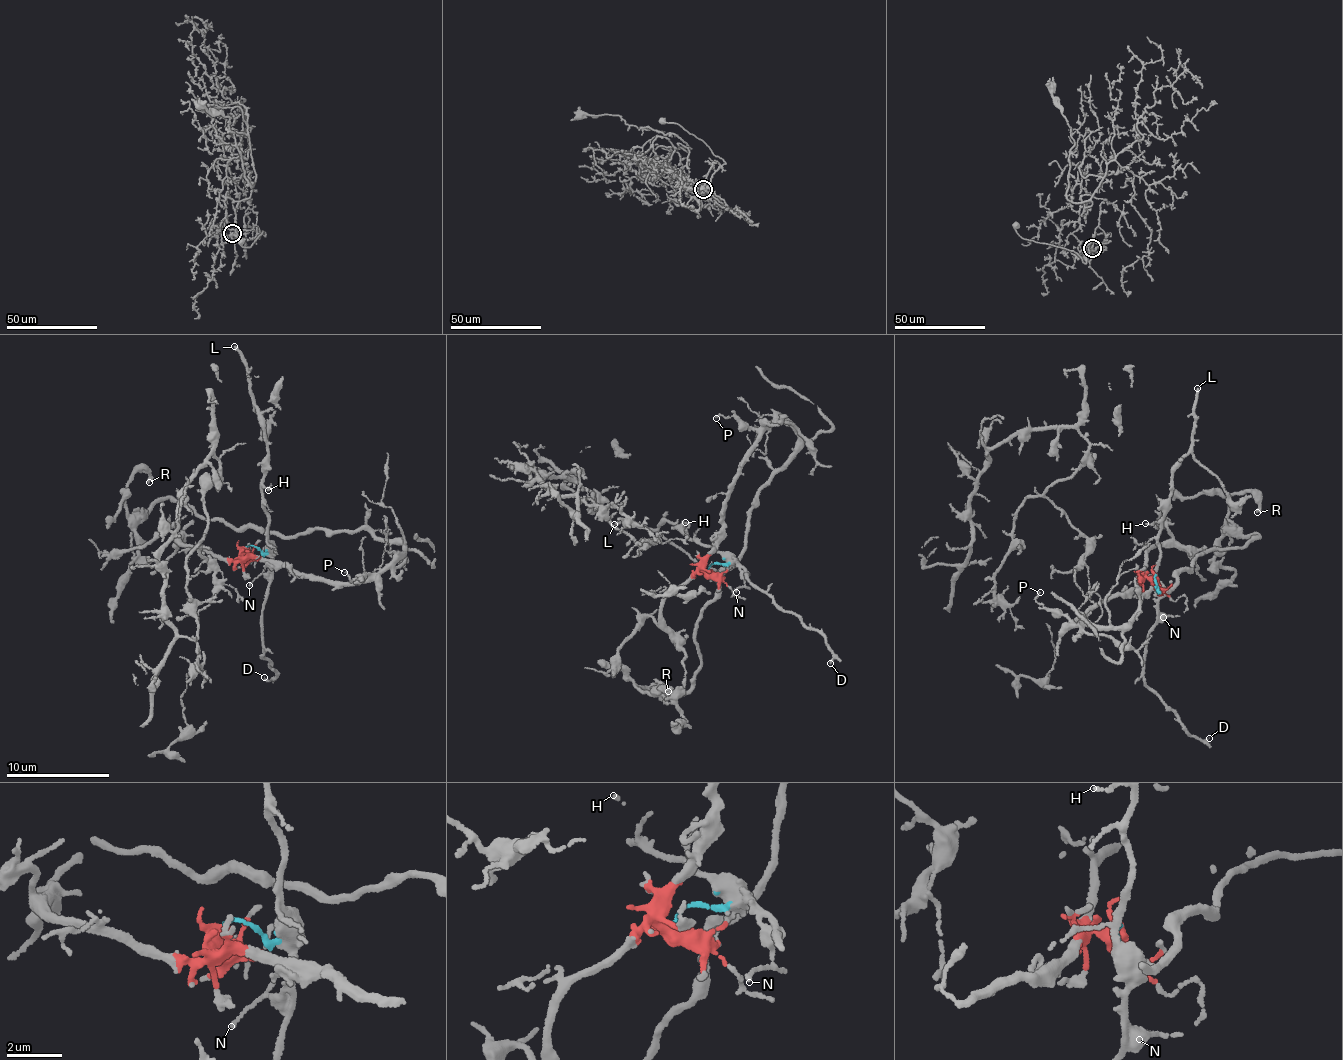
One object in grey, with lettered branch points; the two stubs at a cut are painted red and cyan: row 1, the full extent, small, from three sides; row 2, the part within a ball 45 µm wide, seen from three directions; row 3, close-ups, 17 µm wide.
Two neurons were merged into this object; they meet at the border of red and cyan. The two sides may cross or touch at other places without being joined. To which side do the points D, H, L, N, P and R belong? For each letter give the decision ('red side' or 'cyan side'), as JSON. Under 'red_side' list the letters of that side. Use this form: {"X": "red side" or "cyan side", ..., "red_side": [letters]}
{"D": "cyan side", "H": "cyan side", "L": "cyan side", "N": "cyan side", "P": "red side", "R": "red side", "red_side": ["P", "R"]}

